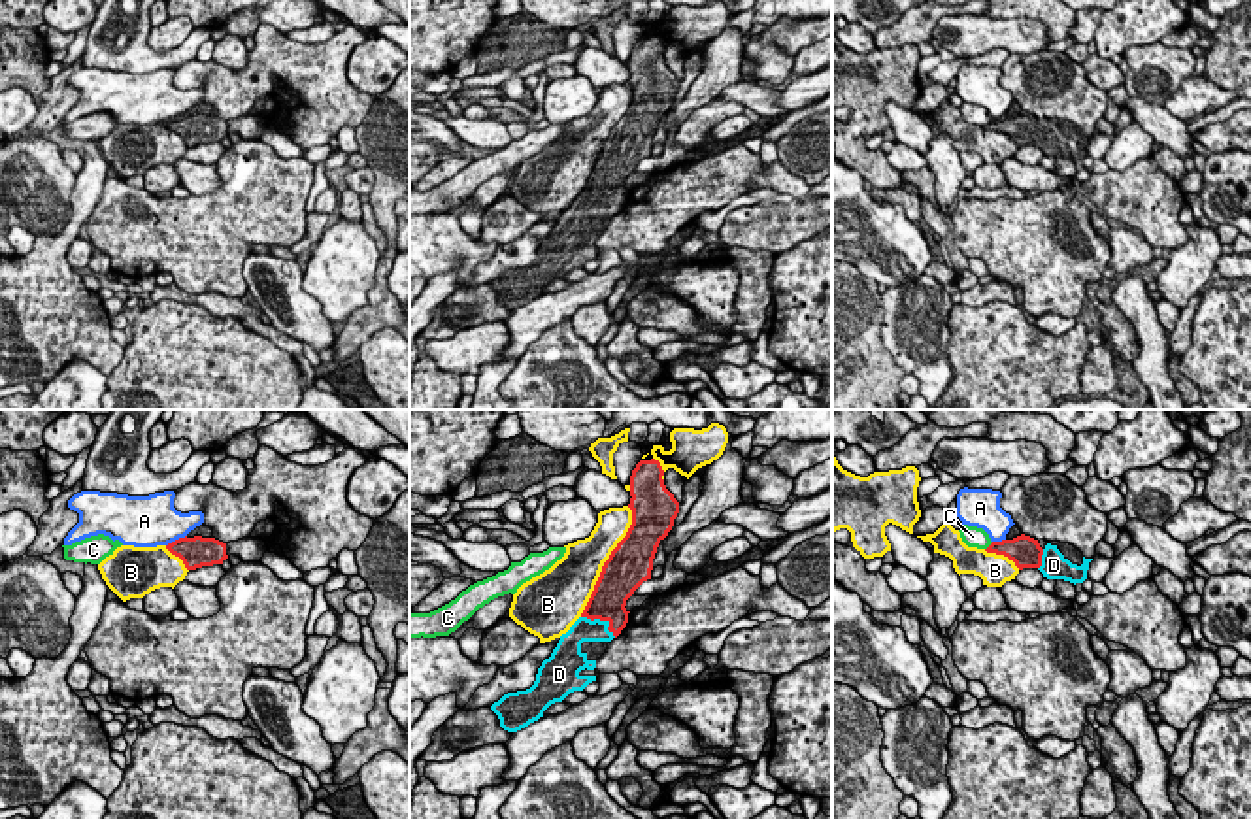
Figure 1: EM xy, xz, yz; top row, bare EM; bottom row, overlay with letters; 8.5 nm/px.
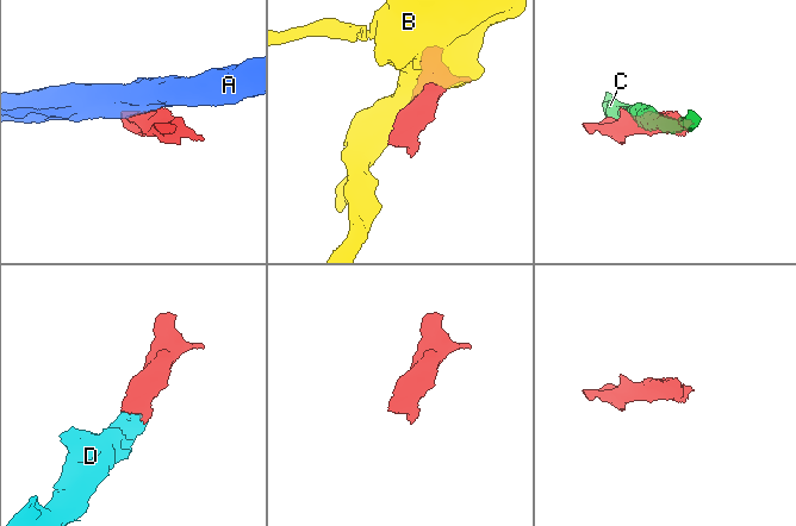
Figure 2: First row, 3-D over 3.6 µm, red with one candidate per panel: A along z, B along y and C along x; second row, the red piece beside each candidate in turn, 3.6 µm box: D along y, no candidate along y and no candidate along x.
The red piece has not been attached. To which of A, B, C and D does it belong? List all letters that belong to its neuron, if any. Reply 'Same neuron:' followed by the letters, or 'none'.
Same neuron: D

